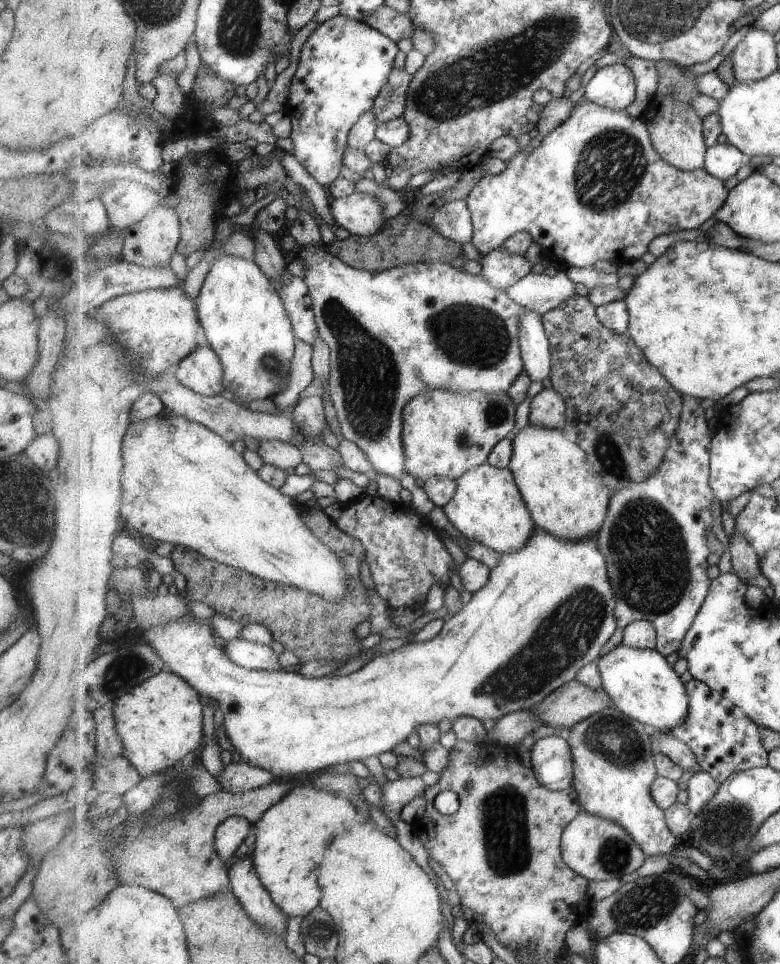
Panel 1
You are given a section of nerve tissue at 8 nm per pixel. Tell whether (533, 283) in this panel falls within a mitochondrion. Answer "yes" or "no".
no

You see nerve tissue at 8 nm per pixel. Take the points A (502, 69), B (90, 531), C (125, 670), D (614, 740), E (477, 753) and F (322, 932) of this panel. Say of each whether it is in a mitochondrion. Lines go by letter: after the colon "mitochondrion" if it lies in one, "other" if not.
A: mitochondrion
B: other
C: mitochondrion
D: mitochondrion
E: other
F: mitochondrion

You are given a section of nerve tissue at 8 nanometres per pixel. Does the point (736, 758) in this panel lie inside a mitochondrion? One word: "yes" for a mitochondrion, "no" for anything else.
no

